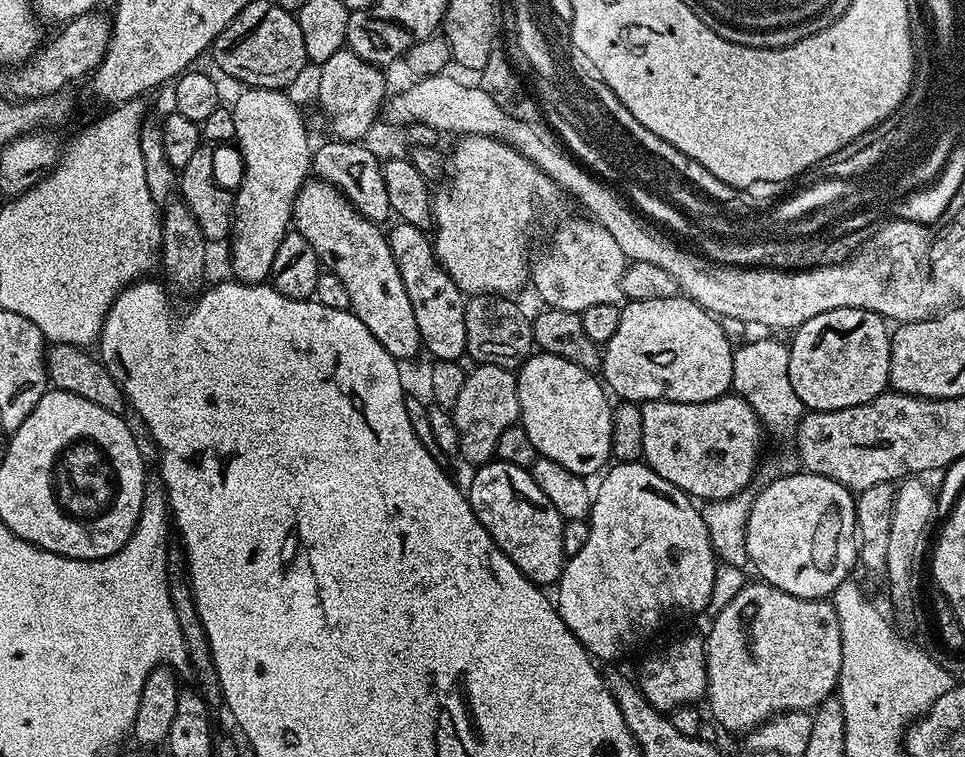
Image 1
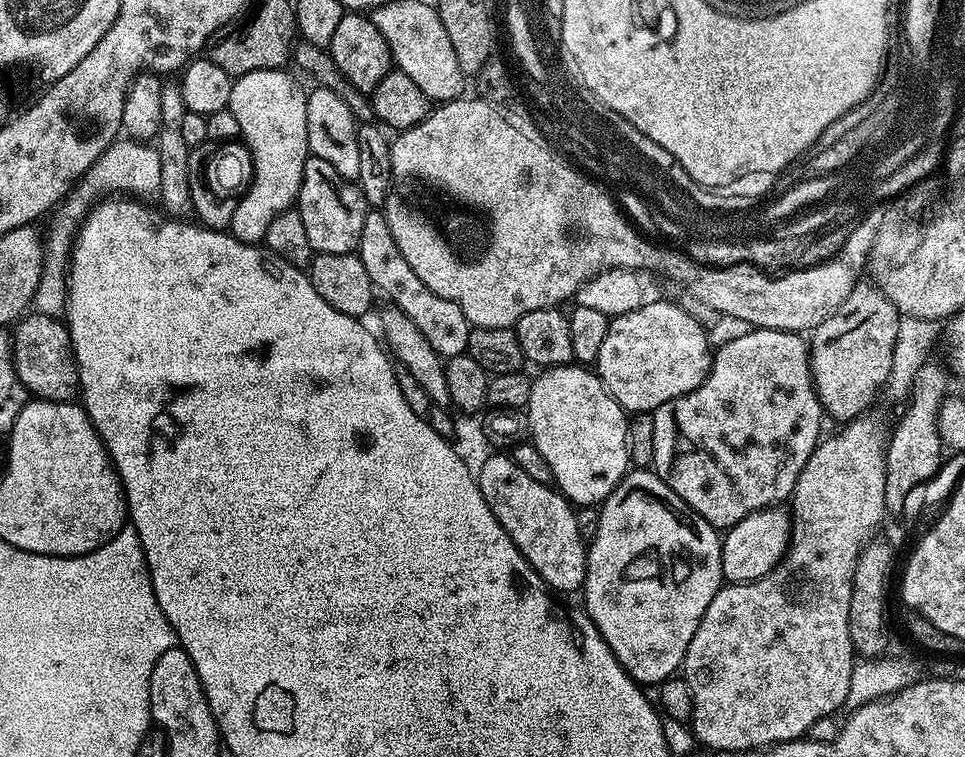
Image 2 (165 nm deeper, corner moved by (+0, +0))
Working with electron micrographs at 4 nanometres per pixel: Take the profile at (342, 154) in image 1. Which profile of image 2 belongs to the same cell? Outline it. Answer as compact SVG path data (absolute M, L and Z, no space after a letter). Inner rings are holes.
M309 155L302 170L302 186L294 208L302 214L302 222L306 226L306 235L310 237L313 253L346 254L359 249L362 222L366 222L370 205L364 201L359 187L338 174L338 170L330 166L330 162L322 162L322 158Z

